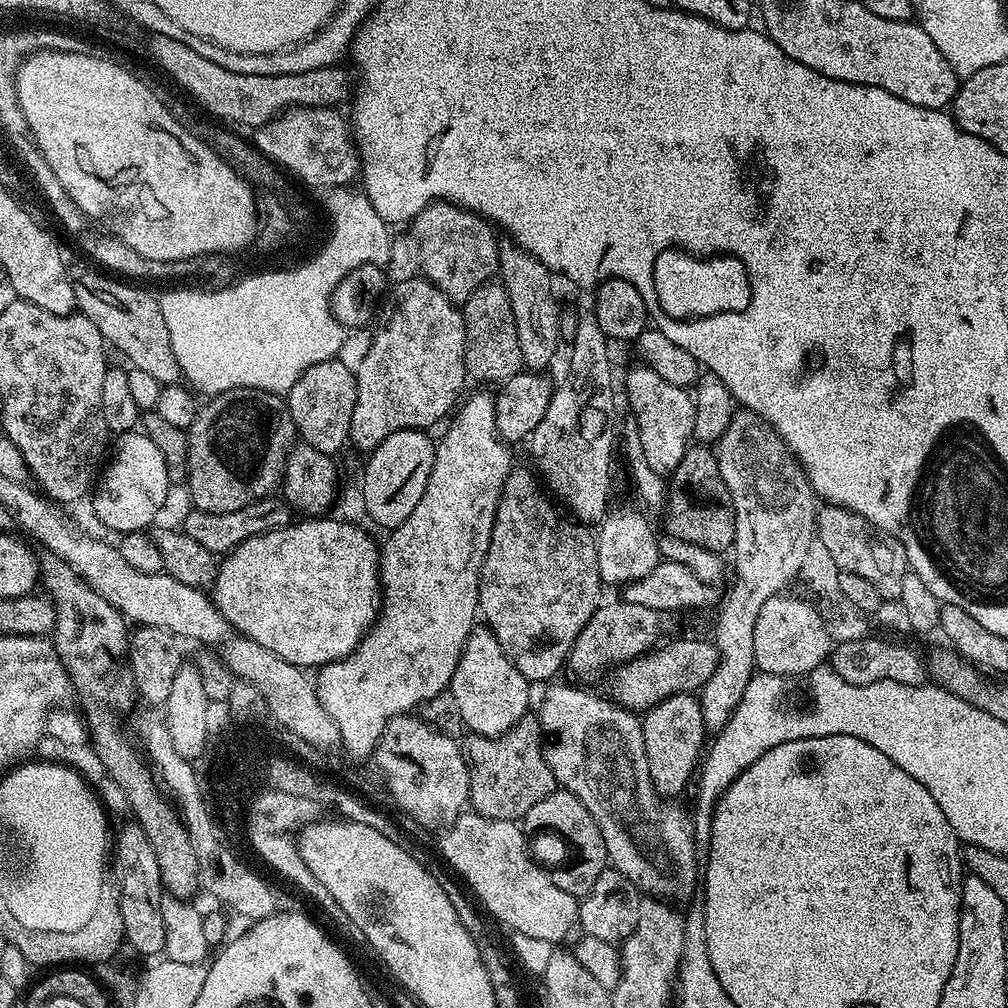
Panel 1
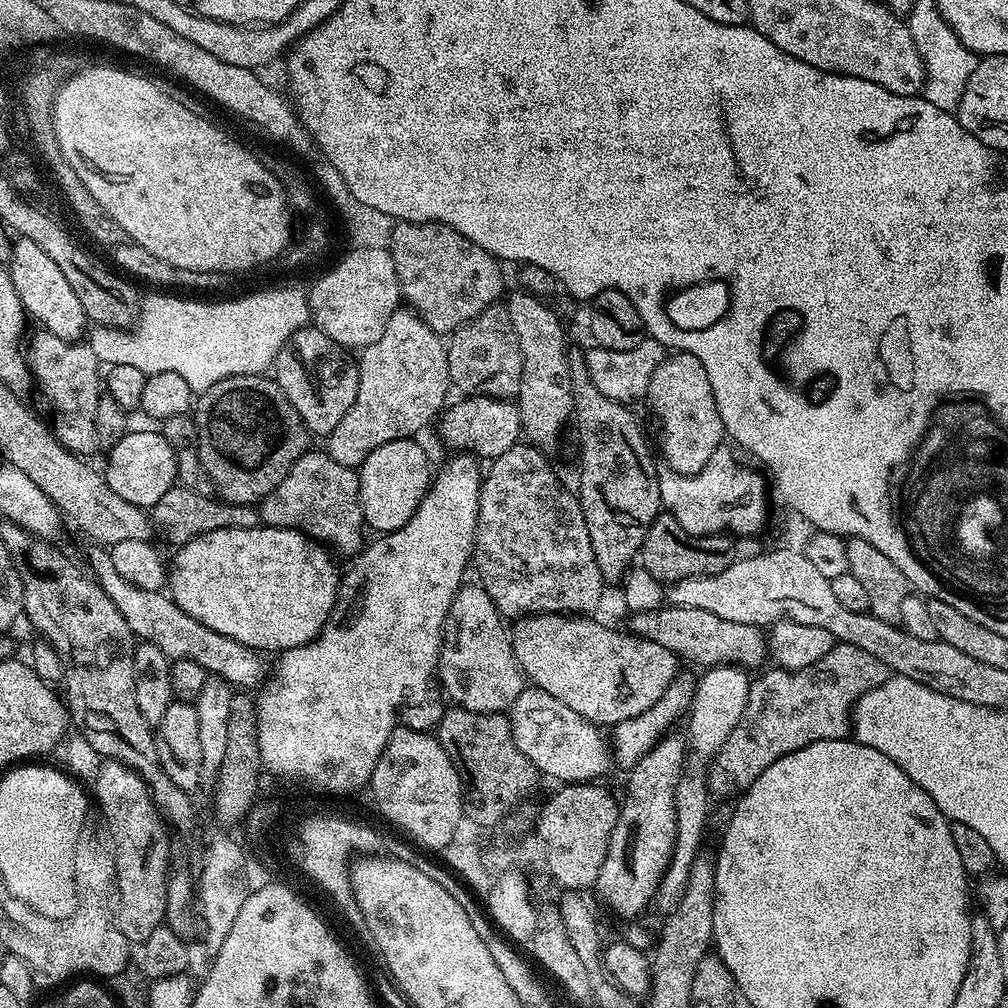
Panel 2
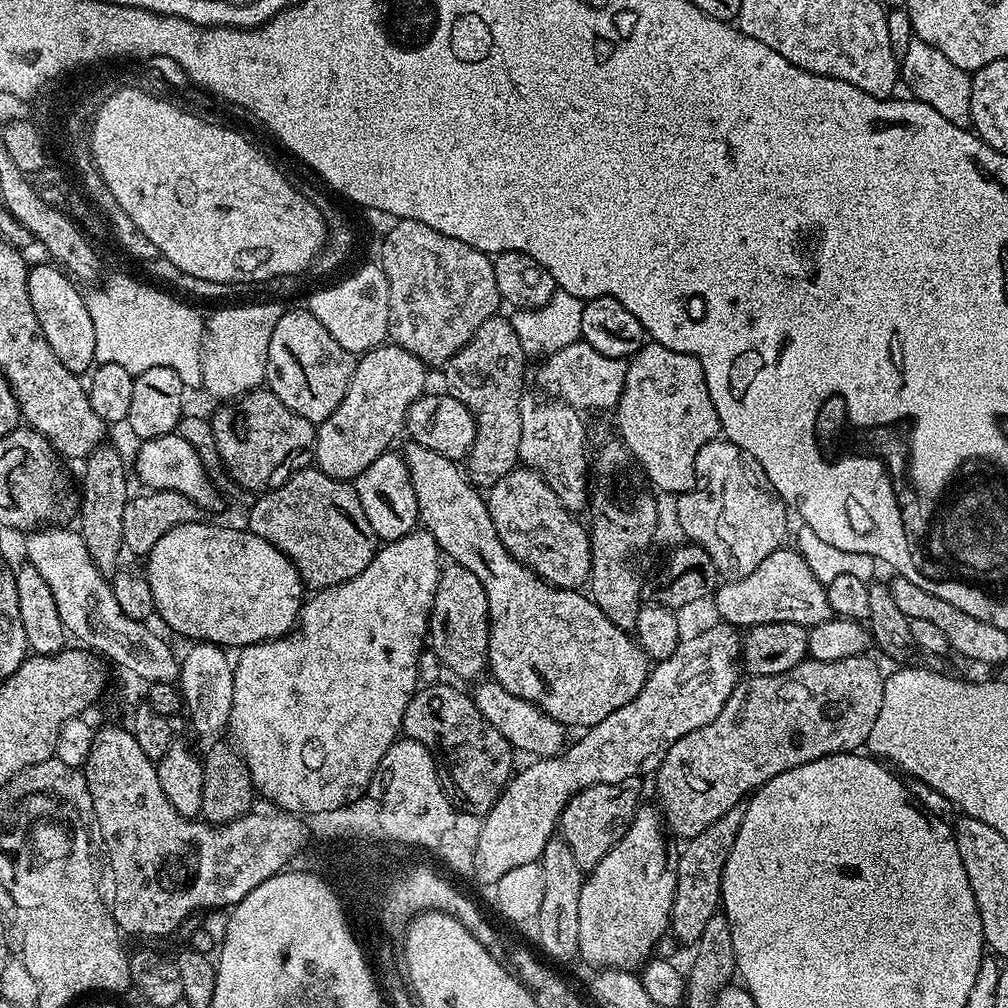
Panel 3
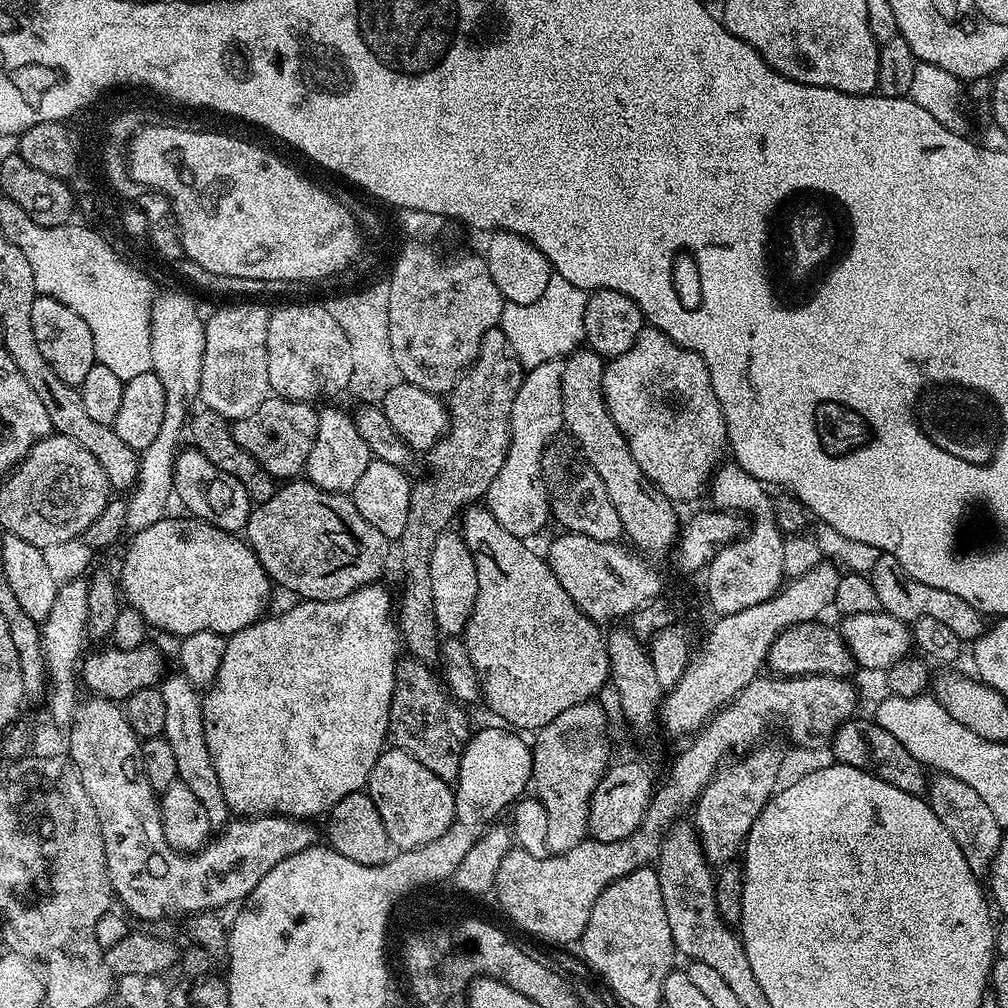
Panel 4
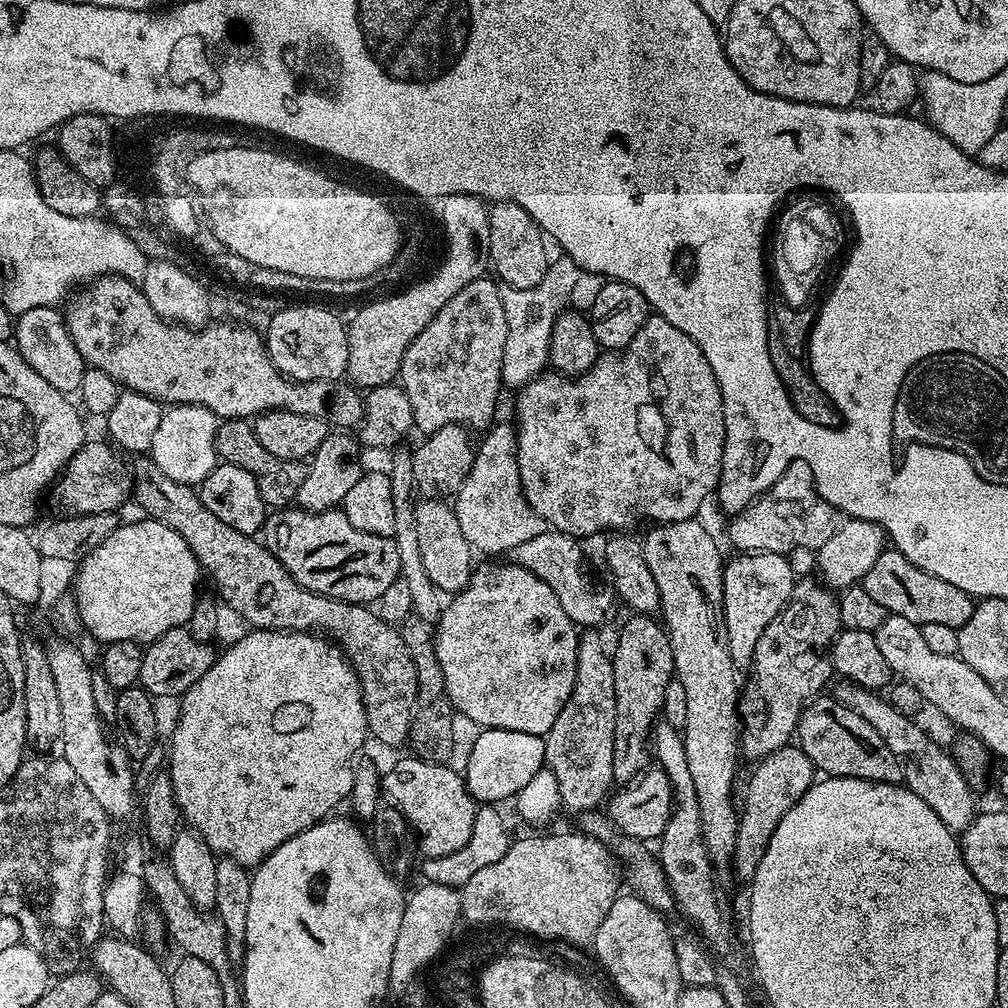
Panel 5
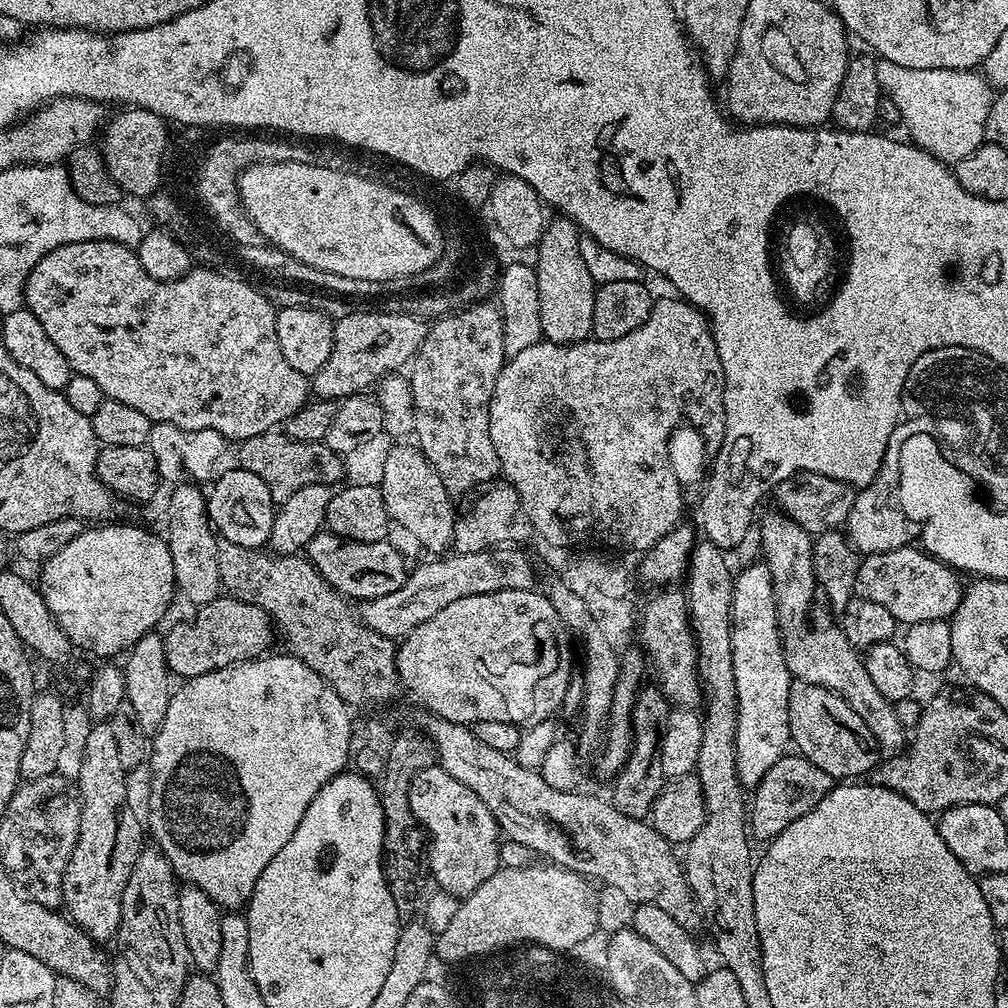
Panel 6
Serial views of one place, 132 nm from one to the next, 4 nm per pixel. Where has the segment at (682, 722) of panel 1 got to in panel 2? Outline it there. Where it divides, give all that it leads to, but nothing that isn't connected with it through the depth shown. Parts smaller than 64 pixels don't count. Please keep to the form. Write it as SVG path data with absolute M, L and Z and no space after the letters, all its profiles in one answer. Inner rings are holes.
M663 735L627 773L628 789L624 800L622 796L620 817L610 834L610 846L594 885L594 892L608 903L616 916L636 918L648 903L653 903L672 857L676 837L674 790L686 759L685 737L672 735Z

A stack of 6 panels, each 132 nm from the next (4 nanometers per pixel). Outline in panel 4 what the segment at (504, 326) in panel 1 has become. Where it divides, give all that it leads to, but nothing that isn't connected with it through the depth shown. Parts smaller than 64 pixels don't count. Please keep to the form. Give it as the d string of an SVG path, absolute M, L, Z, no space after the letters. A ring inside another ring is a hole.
M497 326L486 330L476 361L462 373L460 381L452 387L447 397L448 431L426 456L432 476L425 480L417 479L412 485L412 493L408 495L410 514L406 514L406 530L402 530L398 541L400 552L404 555L404 594L398 598L398 627L407 655L419 664L436 666L442 660L442 637L434 618L434 590L430 590L430 550L434 550L434 542L451 525L448 523L452 519L455 521L465 508L475 505L488 492L494 474L502 470L510 438L510 408L514 406L514 398L518 394L518 386L522 386L525 371L501 328Z

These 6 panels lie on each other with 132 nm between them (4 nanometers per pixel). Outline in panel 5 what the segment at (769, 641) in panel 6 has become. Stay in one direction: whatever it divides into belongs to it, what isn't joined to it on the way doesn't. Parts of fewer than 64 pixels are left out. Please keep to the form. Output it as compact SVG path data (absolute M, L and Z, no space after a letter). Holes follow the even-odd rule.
M749 552L736 554L724 566L724 629L728 635L730 658L737 669L744 670L752 663L752 655L758 646L758 638L762 638L762 630L774 622L774 618L787 606L792 598L792 564L787 555L778 552Z

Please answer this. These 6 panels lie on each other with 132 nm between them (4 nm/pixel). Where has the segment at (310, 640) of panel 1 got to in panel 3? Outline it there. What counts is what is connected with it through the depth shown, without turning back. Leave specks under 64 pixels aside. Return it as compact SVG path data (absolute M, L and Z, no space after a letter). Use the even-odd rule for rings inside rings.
M183 524L174 526L174 530L162 534L158 542L154 542L154 550L150 550L146 557L146 575L150 582L150 594L154 594L155 615L164 619L164 624L168 628L173 628L180 636L189 636L192 642L207 642L218 644L225 650L239 650L251 644L260 644L263 640L276 640L280 636L287 636L296 626L296 621L300 618L300 610L304 606L306 599L306 585L300 578L300 572L292 565L292 560L282 550L278 550L266 538L258 538L258 534L236 528L219 528L216 524Z

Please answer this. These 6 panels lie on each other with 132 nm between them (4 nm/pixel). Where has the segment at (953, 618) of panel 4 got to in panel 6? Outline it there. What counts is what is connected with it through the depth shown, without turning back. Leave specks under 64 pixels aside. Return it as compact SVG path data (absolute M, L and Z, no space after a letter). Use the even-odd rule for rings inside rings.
M909 546L865 555L858 570L856 592L870 602L878 602L878 606L894 614L896 621L907 626L951 618L964 597L965 585L960 584L959 578L957 569L951 564L929 556L923 547Z

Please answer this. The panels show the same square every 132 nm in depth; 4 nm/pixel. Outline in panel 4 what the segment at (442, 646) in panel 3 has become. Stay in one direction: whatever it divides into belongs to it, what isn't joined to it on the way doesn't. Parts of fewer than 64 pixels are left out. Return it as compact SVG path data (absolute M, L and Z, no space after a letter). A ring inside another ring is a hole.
M445 530L434 542L434 550L430 550L430 590L434 590L434 618L441 637L459 637L478 598L478 570L474 566L472 551L459 531Z

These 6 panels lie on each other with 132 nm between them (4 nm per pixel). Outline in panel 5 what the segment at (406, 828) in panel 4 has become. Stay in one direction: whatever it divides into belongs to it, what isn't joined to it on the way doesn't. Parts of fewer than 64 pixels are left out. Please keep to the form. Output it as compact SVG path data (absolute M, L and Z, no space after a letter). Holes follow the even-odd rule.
M408 754L382 776L382 792L395 808L404 815L420 835L420 848L425 857L454 854L466 846L474 827L477 801L468 792L463 775L448 764L435 764Z

